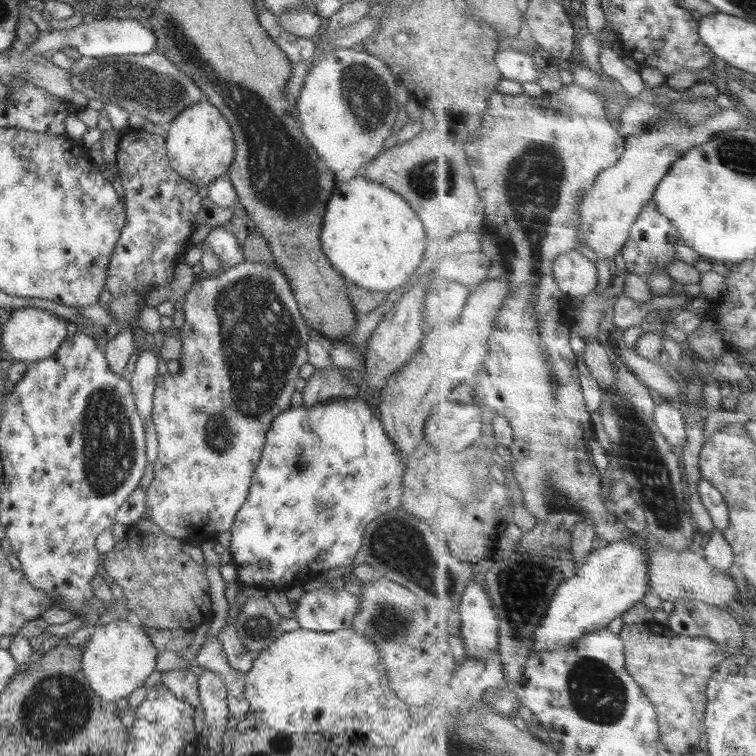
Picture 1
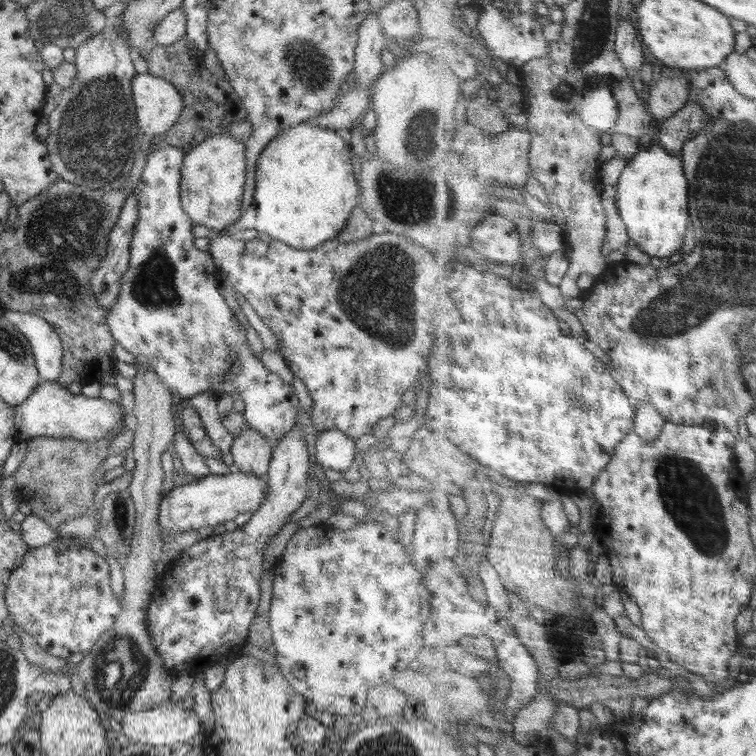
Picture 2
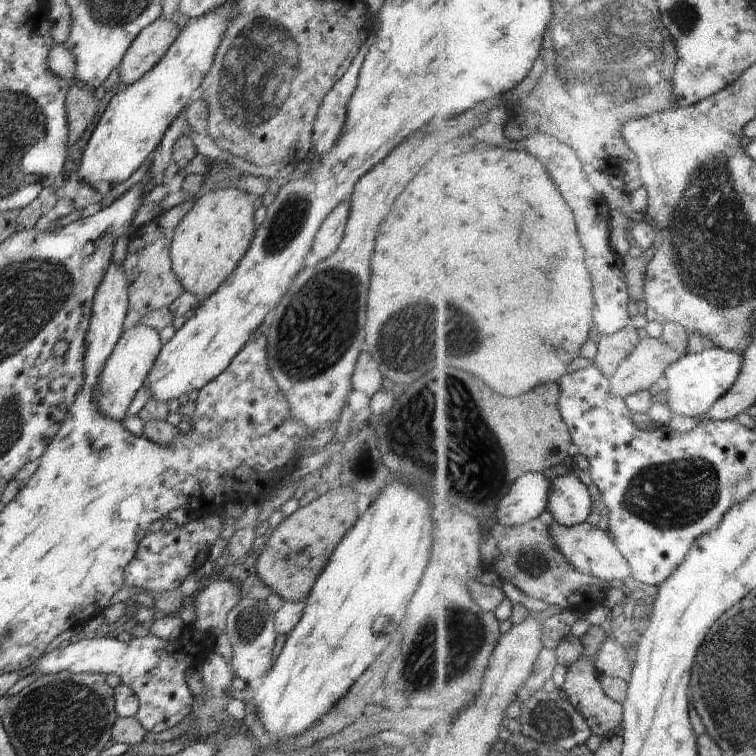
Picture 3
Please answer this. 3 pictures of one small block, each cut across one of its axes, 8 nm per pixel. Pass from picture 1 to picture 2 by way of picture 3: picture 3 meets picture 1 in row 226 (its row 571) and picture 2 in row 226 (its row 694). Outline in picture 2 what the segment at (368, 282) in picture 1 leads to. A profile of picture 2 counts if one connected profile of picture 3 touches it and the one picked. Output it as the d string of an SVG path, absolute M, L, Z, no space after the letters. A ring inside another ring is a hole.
M298 123L282 129L267 142L259 154L255 169L255 189L253 201L241 213L238 226L253 228L267 234L291 248L314 250L318 245L336 239L338 232L348 224L350 212L358 203L359 183L354 177L354 166L350 161L351 147L335 130L322 128L310 123Z

